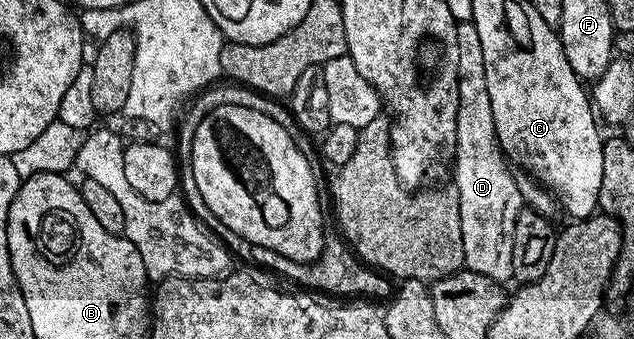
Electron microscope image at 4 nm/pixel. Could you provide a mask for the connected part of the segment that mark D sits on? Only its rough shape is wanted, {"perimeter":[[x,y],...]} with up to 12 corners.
{"perimeter":[[458,23],[451,157],[465,268],[513,275],[523,203],[495,134],[479,30]]}

